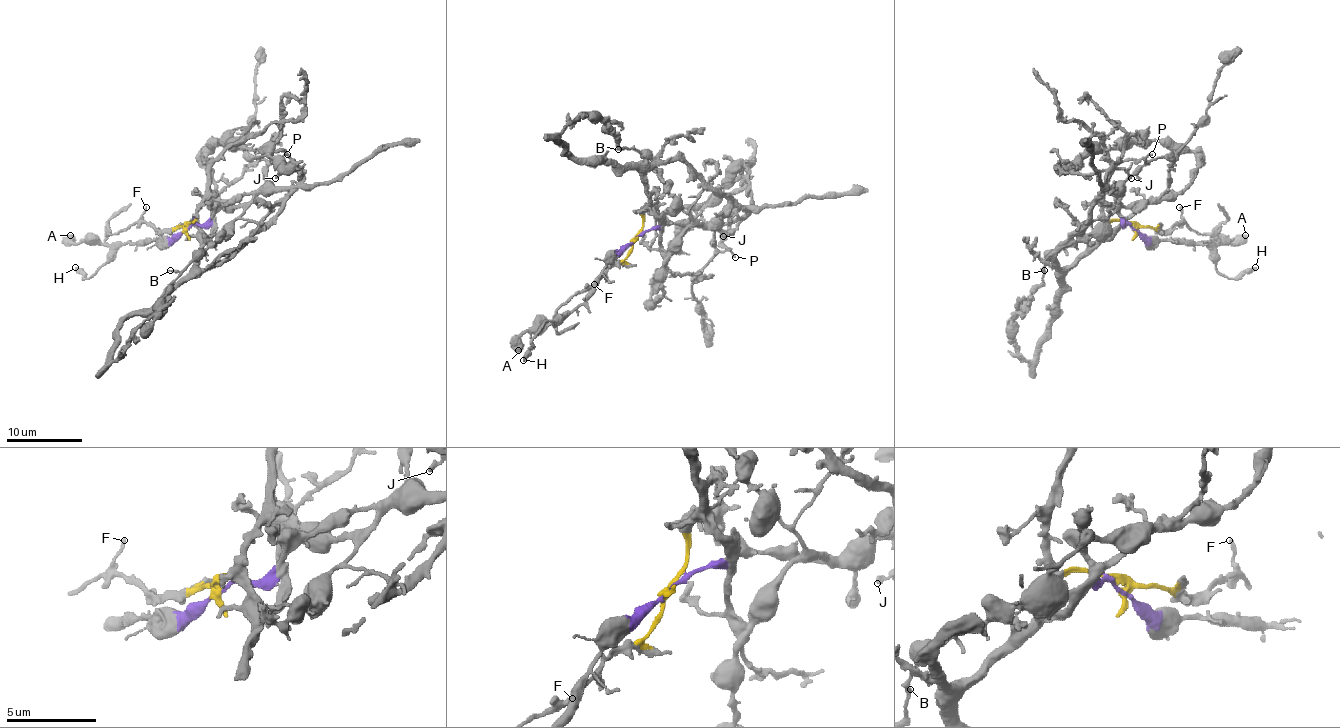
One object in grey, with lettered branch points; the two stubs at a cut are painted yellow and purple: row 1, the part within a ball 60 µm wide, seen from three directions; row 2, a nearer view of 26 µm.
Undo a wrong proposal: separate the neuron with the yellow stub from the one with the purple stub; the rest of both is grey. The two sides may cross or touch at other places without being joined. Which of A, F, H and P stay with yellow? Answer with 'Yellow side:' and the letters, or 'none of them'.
Yellow side: F

